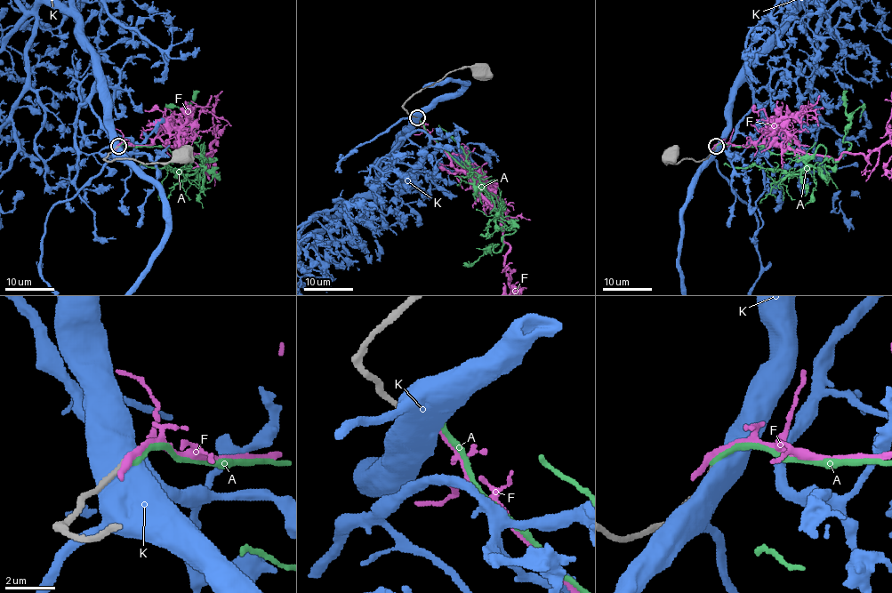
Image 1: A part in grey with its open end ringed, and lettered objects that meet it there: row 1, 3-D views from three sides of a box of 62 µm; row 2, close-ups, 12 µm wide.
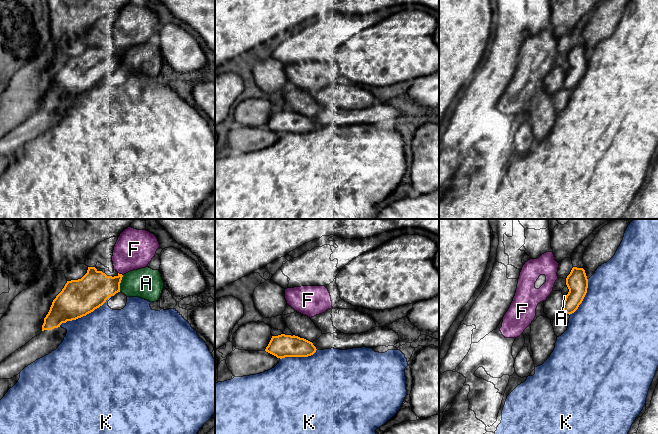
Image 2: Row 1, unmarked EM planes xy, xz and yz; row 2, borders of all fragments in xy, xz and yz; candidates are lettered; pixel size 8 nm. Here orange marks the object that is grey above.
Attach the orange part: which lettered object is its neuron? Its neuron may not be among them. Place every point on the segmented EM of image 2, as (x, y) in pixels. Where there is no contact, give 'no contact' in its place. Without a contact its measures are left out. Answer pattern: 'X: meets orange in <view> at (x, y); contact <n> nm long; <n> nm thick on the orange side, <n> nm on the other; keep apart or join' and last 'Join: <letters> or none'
A: meets orange in xy at (120, 282); contact 140 nm long; 280 nm thick on the orange side, 260 nm on the other; keep apart
F: meets orange in xy at (120, 274); contact 50 nm long; 280 nm thick on the orange side, 320 nm on the other; keep apart
K: meets orange in xy at (85, 315); contact 500 nm long; 300 nm thick on the orange side, 500 nm on the other; keep apart
Join: none

